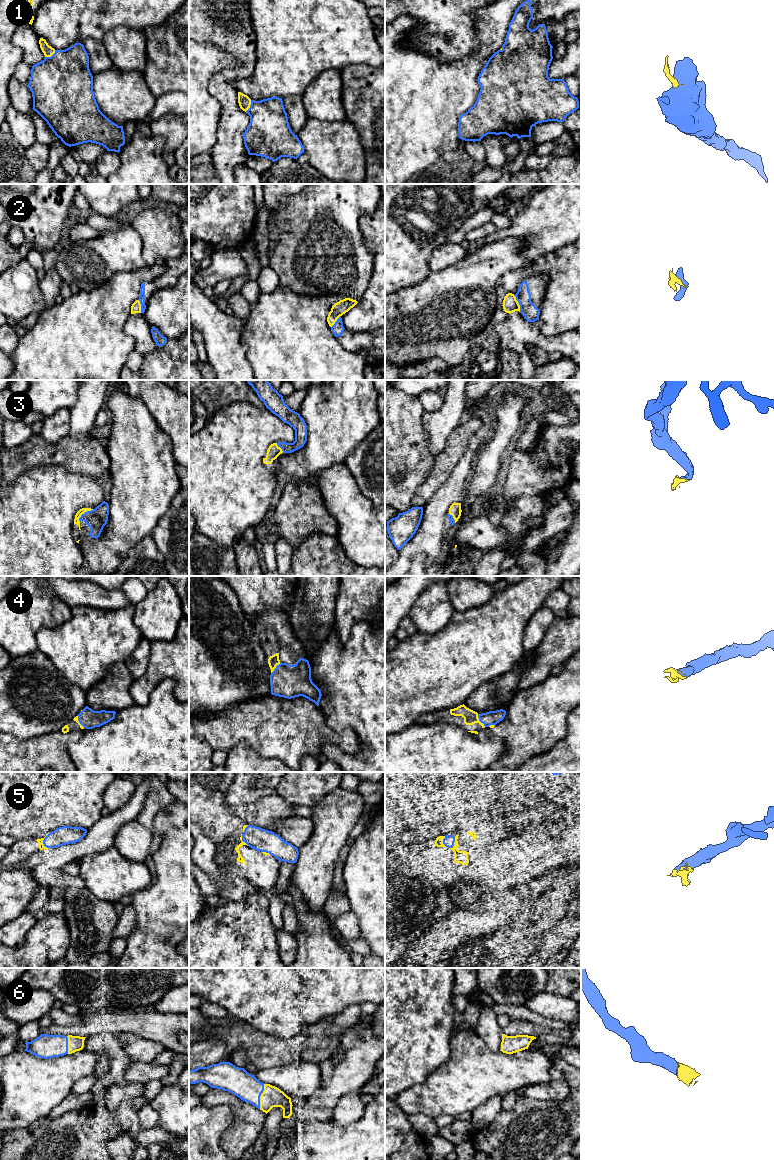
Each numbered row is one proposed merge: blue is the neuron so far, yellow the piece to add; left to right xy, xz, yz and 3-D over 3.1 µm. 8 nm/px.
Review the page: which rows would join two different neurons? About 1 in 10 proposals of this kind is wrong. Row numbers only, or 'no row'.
2

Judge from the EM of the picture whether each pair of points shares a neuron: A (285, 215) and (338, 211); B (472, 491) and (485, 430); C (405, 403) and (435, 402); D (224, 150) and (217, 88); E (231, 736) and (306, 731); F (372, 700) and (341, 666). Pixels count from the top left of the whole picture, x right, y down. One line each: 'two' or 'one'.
A: one
B: two
C: two
D: one
E: one
F: one

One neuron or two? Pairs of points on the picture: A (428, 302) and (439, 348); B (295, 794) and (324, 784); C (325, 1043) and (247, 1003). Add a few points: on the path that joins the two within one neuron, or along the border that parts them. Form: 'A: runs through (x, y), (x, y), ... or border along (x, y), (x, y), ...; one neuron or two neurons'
A: runs through (438, 313), (439, 337); one neuron
B: runs through (302, 787), (305, 784), (317, 784); one neuron
C: border along (322, 1019), (305, 1026), (291, 1037), (279, 1038); two neurons

